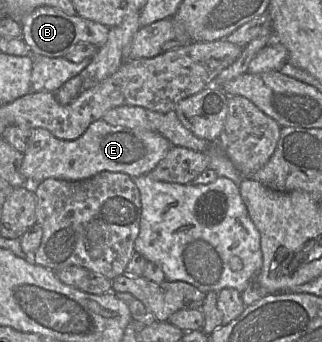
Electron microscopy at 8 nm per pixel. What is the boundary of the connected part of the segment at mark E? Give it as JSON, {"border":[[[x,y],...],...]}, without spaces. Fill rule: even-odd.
{"border":[[[104,120],[94,121],[84,134],[75,140],[62,140],[45,128],[35,128],[31,130],[30,145],[24,152],[20,172],[28,180],[31,187],[35,187],[36,184],[48,178],[79,181],[91,178],[103,171],[121,172],[133,178],[152,171],[167,155],[171,147],[172,144],[169,140],[157,131],[112,126]]]}

